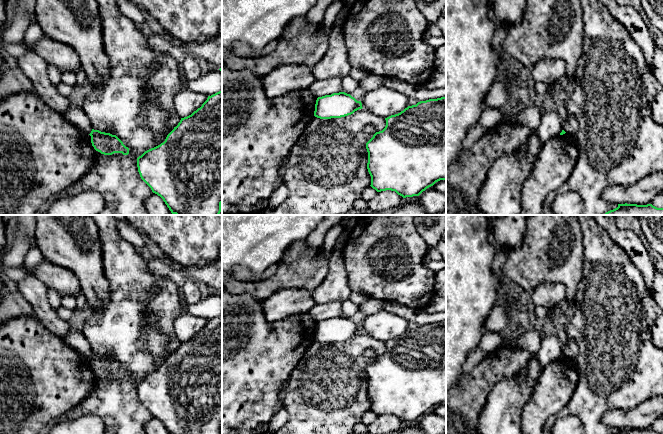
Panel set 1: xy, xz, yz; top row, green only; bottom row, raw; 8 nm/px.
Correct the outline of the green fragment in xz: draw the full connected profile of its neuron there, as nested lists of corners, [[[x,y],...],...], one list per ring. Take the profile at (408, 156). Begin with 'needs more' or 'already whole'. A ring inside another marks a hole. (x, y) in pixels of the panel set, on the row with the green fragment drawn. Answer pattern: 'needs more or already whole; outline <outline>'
already whole; outline [[[446,96],[420,101],[385,120],[385,128],[366,143],[373,189],[395,191],[406,198],[419,196],[436,182],[446,180]]]

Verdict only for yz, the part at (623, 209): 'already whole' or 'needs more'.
already whole

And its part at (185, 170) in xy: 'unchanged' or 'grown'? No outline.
unchanged

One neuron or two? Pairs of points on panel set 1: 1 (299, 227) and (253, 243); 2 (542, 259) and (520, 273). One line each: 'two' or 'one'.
1: one
2: one

